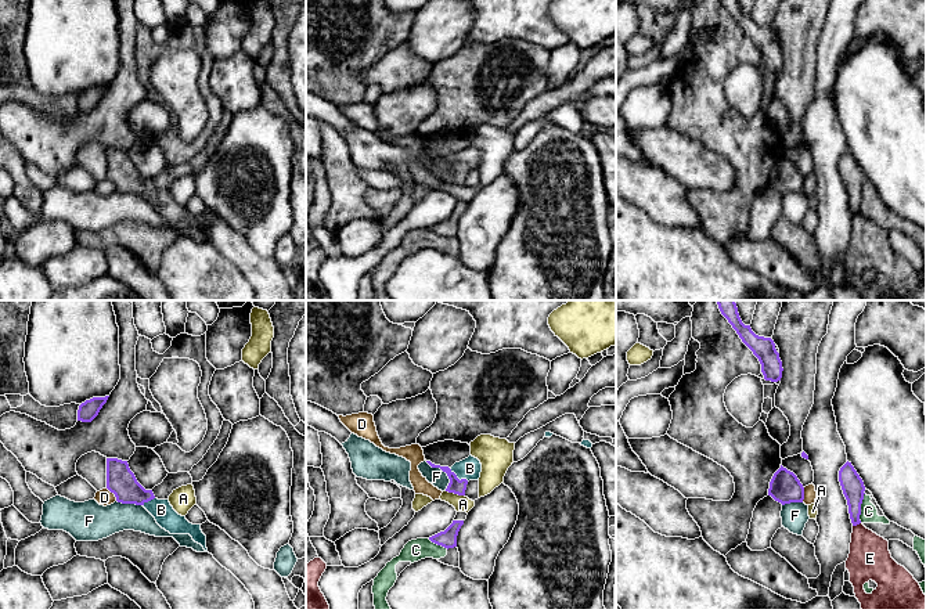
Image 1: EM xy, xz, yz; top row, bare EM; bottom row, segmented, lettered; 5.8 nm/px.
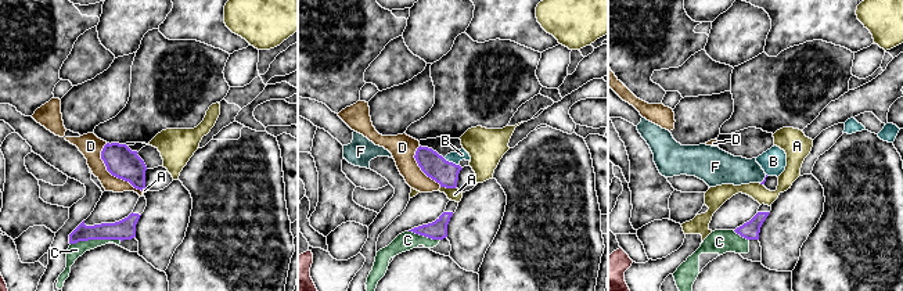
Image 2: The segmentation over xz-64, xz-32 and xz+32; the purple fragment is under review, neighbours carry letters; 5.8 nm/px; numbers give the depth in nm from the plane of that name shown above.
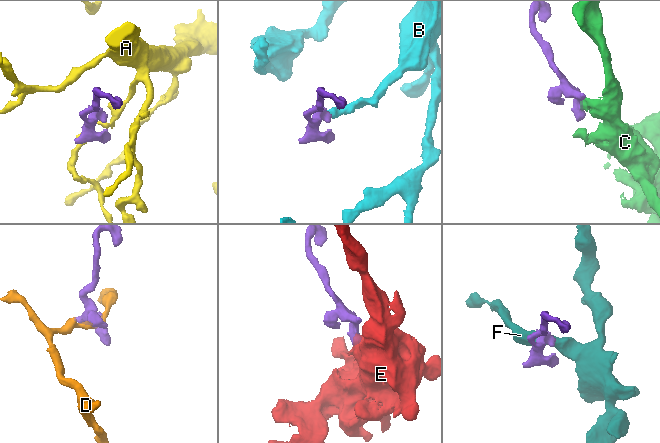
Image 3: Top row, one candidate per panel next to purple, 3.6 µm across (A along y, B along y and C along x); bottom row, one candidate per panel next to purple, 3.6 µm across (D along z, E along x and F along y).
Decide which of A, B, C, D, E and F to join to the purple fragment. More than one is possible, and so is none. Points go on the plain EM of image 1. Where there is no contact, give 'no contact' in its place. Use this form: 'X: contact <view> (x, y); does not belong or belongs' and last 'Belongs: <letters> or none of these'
A: contact xz (456, 183); does not belong
B: contact xz (457, 168); belongs
C: contact yz (860, 198); does not belong
D: contact xy (112, 182); does not belong
E: contact yz (856, 215); does not belong
F: contact xz (445, 161); does not belong
Belongs: B

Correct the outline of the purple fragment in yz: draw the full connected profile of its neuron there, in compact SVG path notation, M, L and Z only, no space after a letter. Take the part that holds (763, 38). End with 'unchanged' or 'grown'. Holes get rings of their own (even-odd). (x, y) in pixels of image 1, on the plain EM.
M720 0L736 21L742 32L753 42L761 54L761 62L765 71L778 72L782 68L782 51L771 28L756 25L750 15L745 15L738 0Z; unchanged

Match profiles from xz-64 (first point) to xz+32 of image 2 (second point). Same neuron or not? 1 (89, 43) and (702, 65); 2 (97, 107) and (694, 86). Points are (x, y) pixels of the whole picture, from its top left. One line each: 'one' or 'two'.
1: one
2: two

